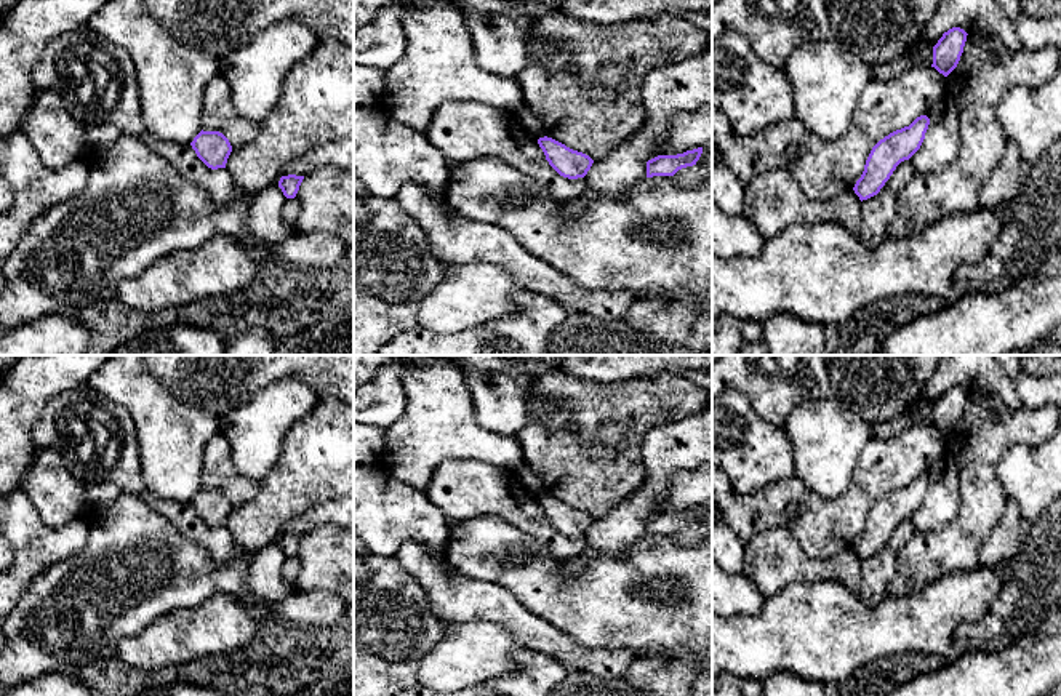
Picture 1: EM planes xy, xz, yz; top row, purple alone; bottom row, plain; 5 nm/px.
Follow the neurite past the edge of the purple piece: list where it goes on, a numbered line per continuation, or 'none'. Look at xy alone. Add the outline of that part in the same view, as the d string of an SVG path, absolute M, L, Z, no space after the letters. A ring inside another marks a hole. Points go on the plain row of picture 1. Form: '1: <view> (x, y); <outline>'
none

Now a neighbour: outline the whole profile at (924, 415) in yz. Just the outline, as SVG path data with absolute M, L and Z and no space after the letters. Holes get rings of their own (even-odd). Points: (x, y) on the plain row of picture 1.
M919 397L911 406L888 421L869 422L871 438L895 438L912 426L931 426L933 405Z

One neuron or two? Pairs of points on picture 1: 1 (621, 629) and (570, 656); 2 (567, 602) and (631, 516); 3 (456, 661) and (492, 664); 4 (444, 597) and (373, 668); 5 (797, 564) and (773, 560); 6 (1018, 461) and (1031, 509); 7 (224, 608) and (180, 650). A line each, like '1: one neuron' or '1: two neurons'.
1: two neurons
2: two neurons
3: one neuron
4: two neurons
5: one neuron
6: one neuron
7: one neuron

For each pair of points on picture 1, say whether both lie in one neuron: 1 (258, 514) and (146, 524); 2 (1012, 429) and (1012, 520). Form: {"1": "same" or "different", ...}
{"1": "different", "2": "different"}

